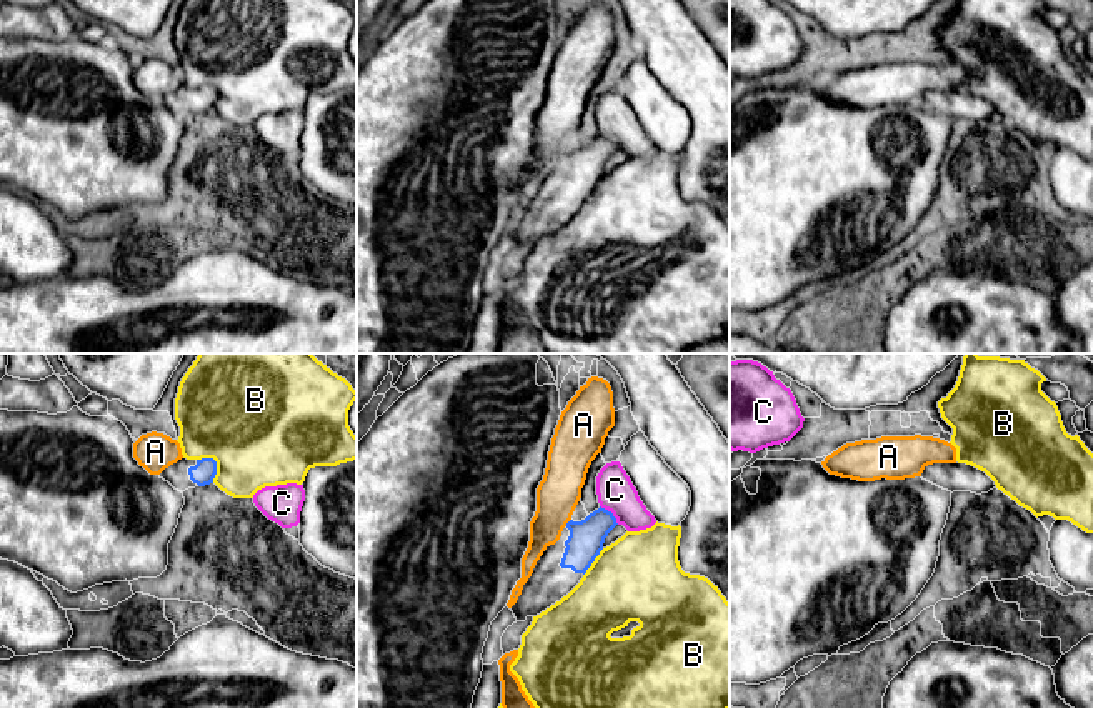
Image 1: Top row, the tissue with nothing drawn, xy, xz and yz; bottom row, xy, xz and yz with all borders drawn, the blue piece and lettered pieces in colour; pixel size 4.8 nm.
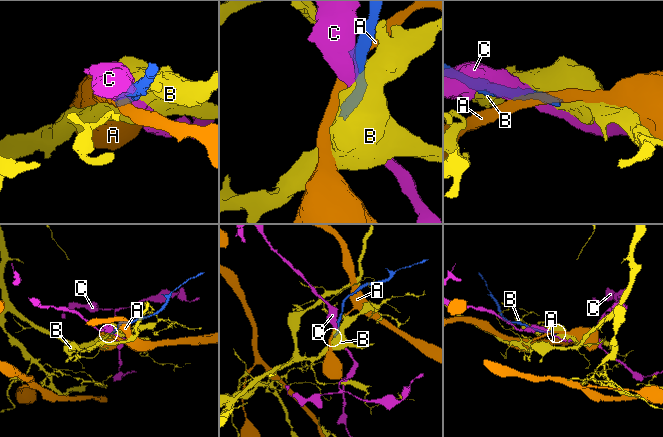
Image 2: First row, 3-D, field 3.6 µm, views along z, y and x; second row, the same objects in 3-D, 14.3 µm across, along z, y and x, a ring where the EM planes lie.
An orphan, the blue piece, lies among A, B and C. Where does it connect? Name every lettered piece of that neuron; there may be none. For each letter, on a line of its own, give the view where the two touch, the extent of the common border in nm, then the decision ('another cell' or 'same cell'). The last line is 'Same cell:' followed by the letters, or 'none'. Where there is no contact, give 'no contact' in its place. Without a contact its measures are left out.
A: contact in xz; length 50 nm; another cell
B: contact in xy; length 150 nm; another cell
C: contact in xz; length 130 nm; another cell
Same cell: none

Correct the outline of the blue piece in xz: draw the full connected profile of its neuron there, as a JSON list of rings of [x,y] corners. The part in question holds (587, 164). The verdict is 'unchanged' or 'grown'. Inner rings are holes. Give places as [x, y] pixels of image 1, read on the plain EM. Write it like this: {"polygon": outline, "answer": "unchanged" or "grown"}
{"polygon": [[[601,133],[581,148],[570,147],[560,167],[546,173],[510,235],[517,248],[537,243],[566,223],[600,182],[605,165],[616,152],[613,140]]], "answer": "grown"}

